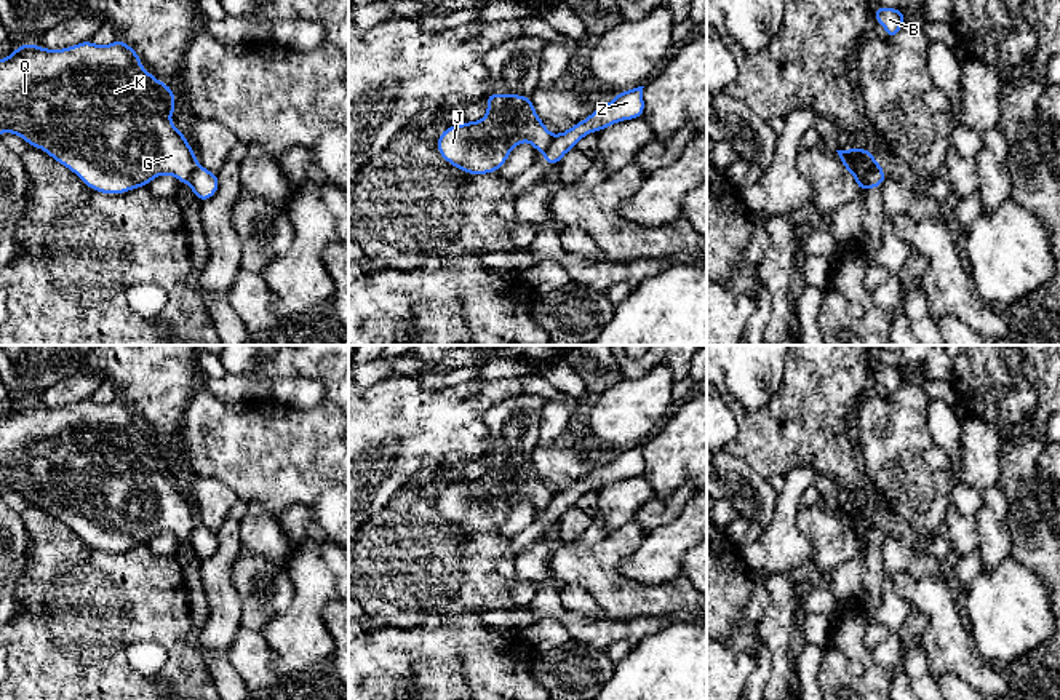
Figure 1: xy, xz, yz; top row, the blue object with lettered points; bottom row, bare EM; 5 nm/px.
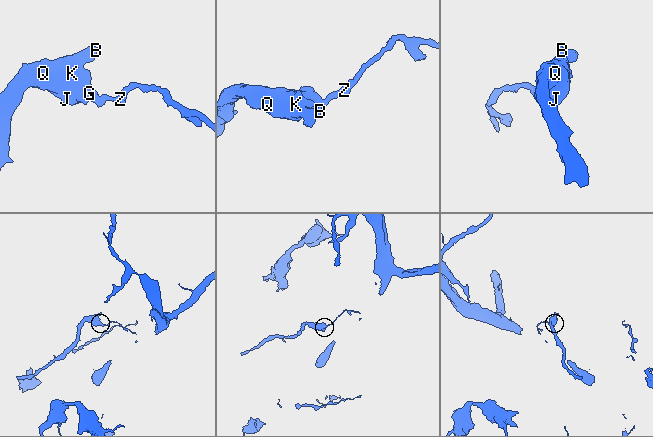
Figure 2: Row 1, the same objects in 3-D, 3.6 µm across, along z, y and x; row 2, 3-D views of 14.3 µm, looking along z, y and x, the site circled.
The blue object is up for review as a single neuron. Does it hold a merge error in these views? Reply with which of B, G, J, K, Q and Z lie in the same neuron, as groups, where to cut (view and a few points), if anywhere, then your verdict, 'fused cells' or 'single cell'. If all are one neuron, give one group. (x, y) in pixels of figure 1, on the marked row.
groups B G J K Q / Z; cut yz (876, 163), (864, 176), (859, 187); fused cells

